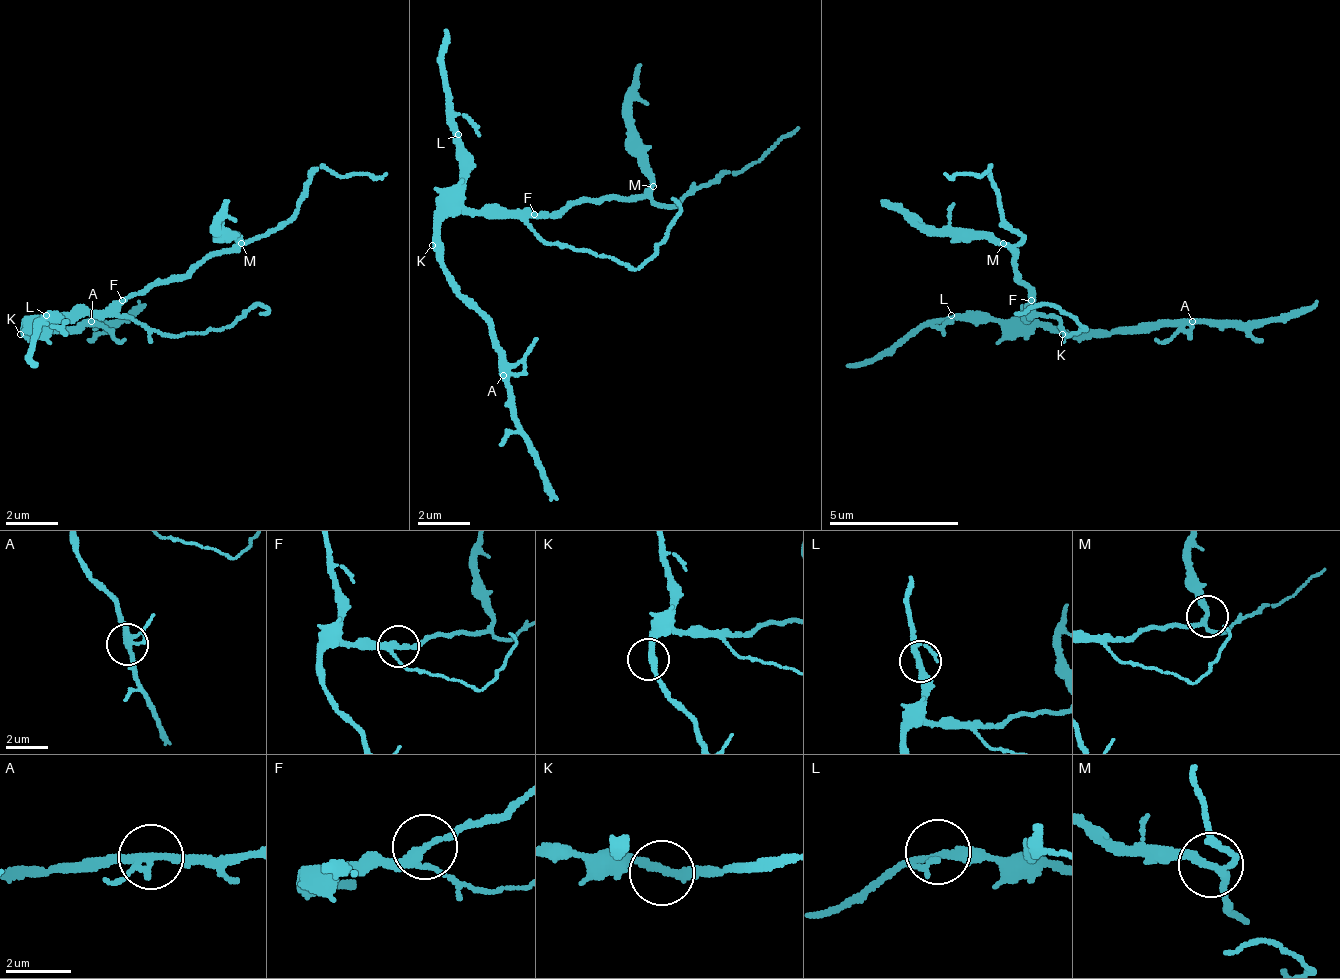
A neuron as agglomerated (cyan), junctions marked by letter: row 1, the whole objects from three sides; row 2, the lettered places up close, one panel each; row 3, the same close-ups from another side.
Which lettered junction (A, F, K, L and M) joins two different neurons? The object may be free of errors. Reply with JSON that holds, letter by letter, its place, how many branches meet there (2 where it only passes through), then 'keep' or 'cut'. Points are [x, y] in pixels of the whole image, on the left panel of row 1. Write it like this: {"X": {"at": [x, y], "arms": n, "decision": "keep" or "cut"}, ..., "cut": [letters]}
{"A": {"at": [91, 321], "arms": 3, "decision": "keep"}, "F": {"at": [122, 300], "arms": 3, "decision": "keep"}, "K": {"at": [20, 334], "arms": 2, "decision": "keep"}, "L": {"at": [46, 315], "arms": 3, "decision": "keep"}, "M": {"at": [241, 243], "arms": 3, "decision": "keep"}, "cut": []}

